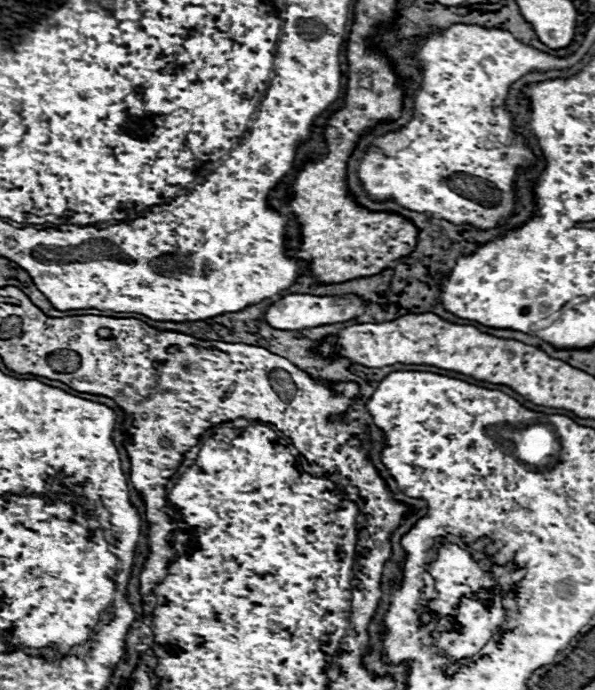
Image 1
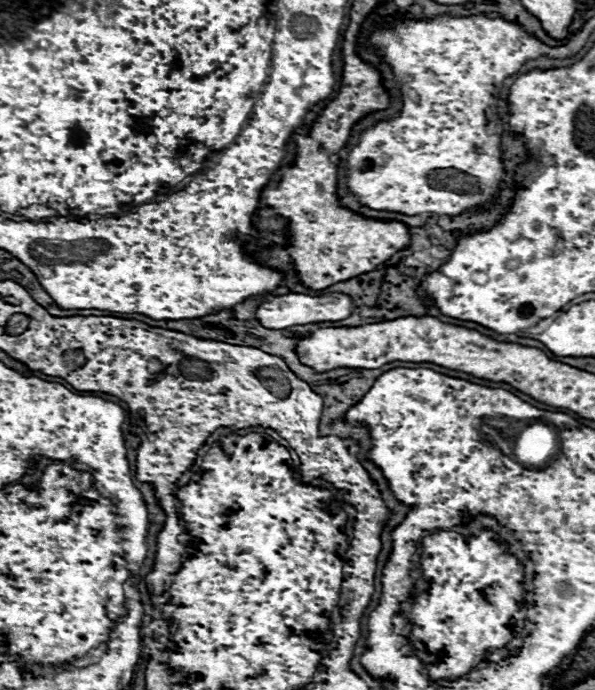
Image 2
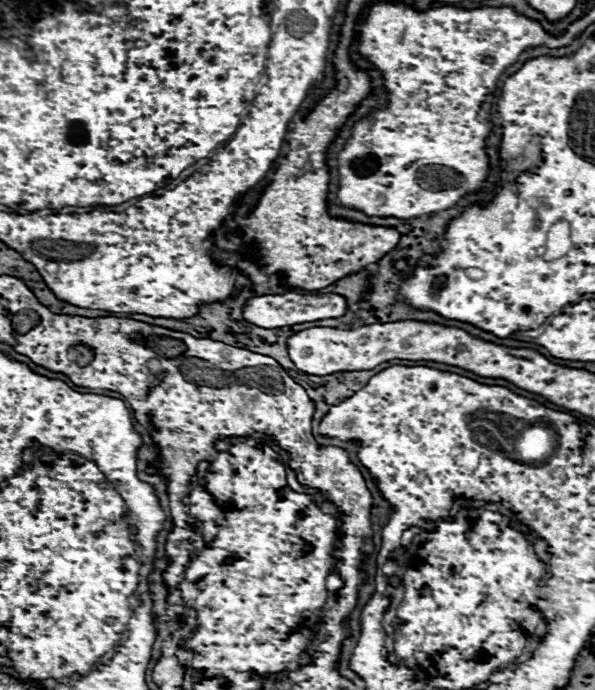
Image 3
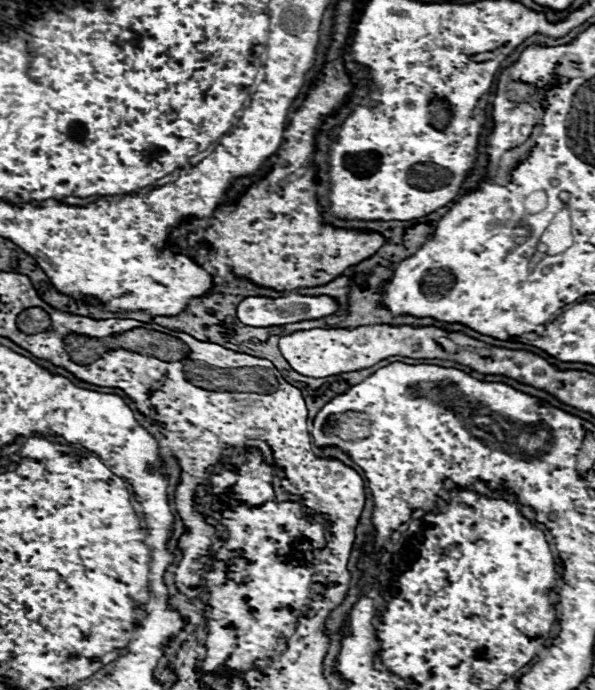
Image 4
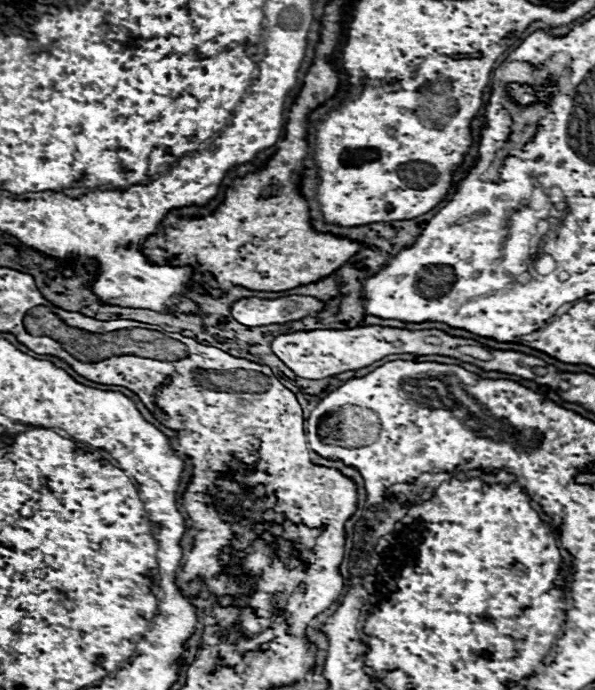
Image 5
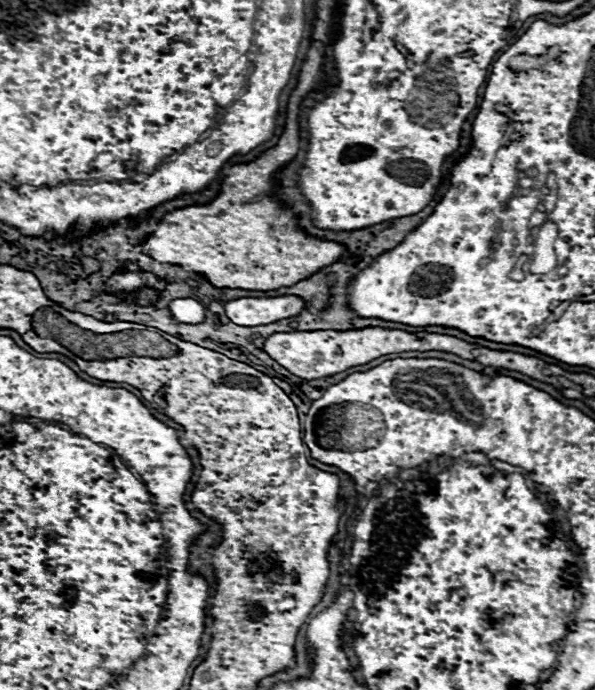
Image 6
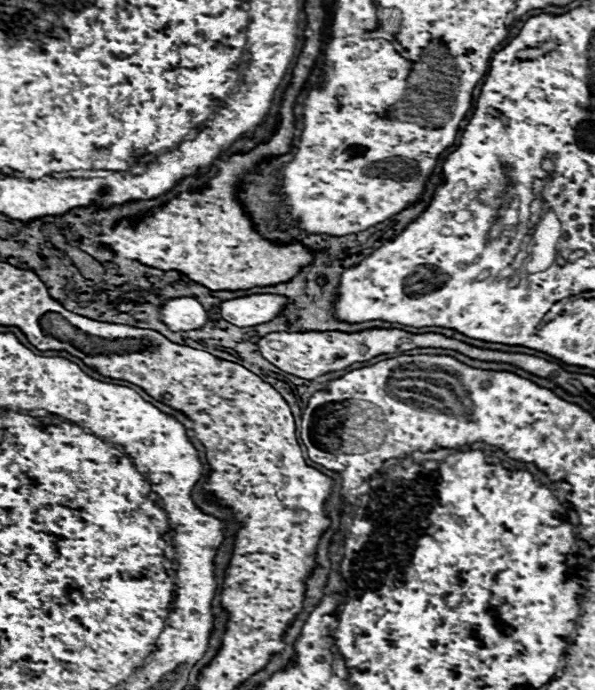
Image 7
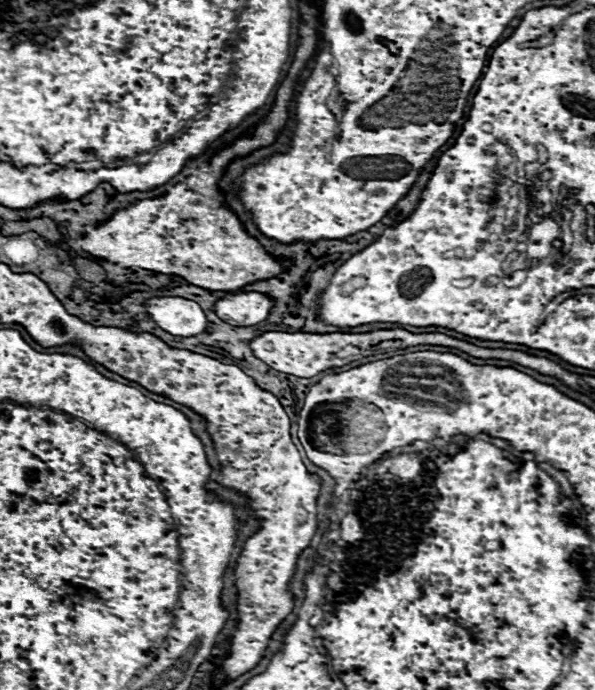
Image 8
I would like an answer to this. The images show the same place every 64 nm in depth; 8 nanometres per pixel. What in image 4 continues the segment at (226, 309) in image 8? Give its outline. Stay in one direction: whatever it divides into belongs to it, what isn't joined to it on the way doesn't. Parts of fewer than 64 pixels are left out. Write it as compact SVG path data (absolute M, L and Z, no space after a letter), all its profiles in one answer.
M290 292L280 298L248 296L238 304L238 320L248 326L268 328L302 320L318 320L338 312L338 302L330 296L302 296Z

